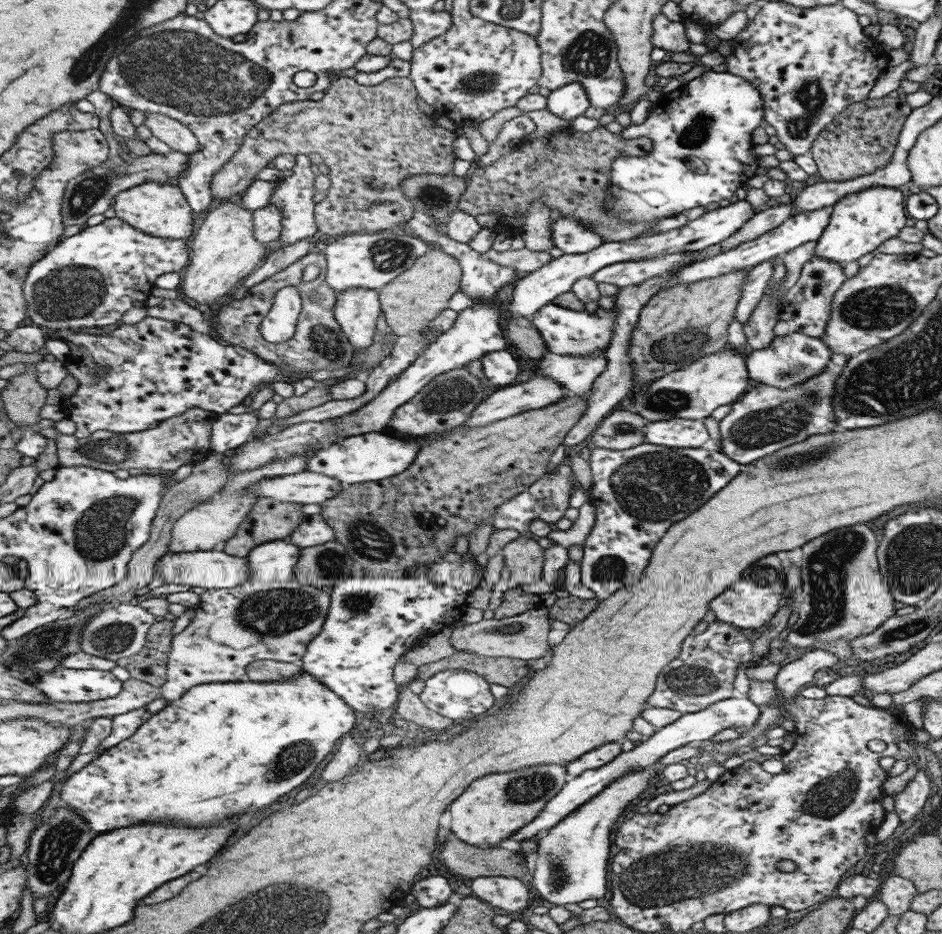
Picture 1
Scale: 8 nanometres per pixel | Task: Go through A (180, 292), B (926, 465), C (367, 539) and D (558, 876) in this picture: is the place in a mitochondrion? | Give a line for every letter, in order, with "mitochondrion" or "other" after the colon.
A: other
B: other
C: mitochondrion
D: mitochondrion

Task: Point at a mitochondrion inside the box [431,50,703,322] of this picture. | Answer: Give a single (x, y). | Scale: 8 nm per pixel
(479, 82)

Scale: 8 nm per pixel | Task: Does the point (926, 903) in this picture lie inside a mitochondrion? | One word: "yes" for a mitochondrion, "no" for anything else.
no

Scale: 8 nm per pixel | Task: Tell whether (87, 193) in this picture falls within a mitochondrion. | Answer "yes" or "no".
yes

